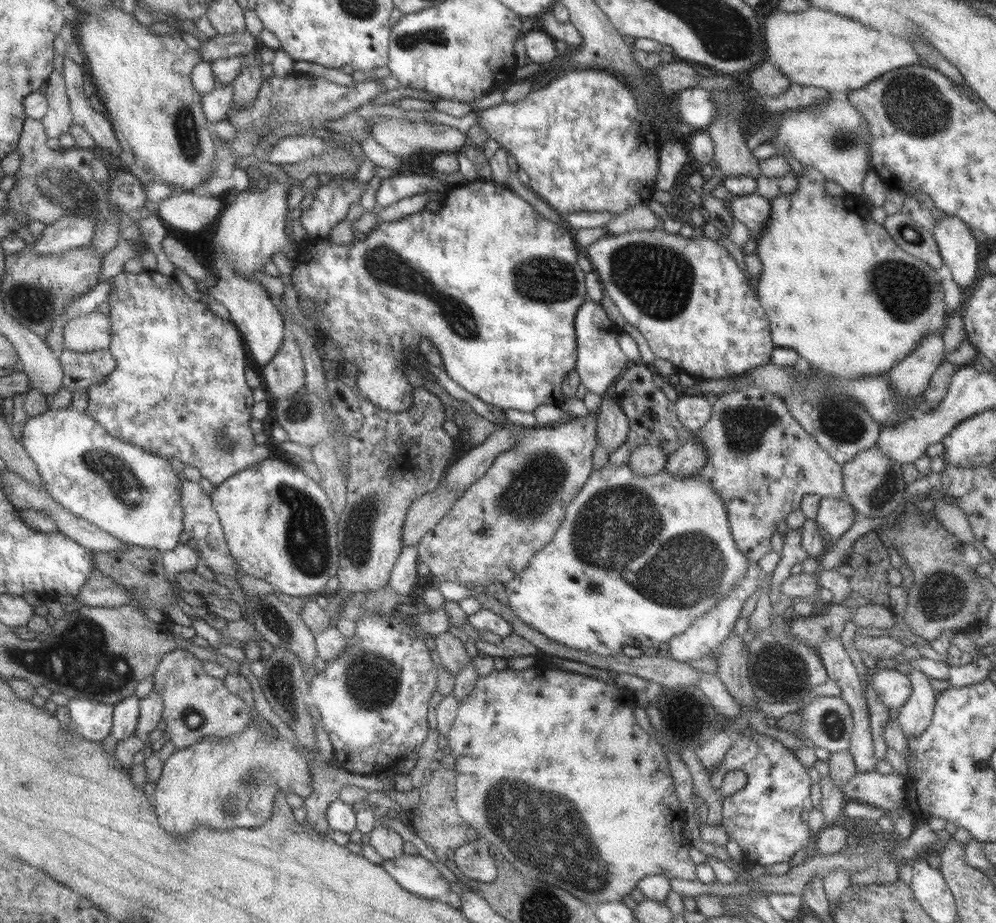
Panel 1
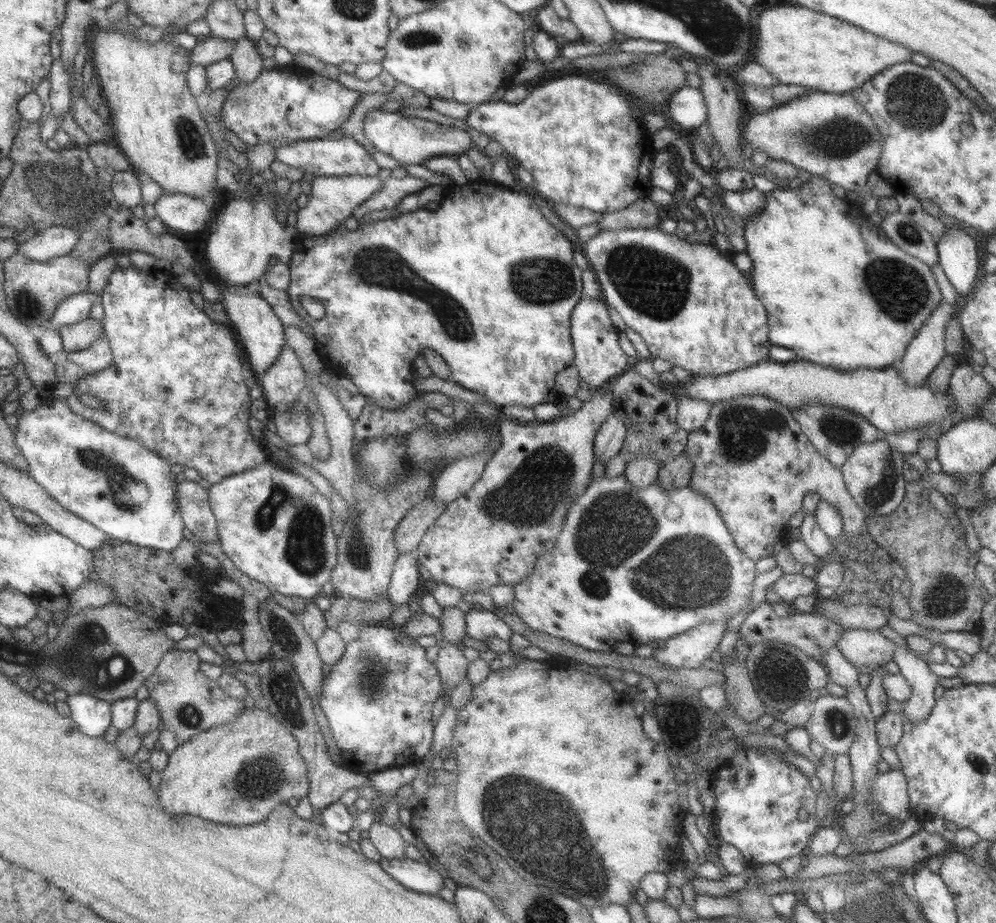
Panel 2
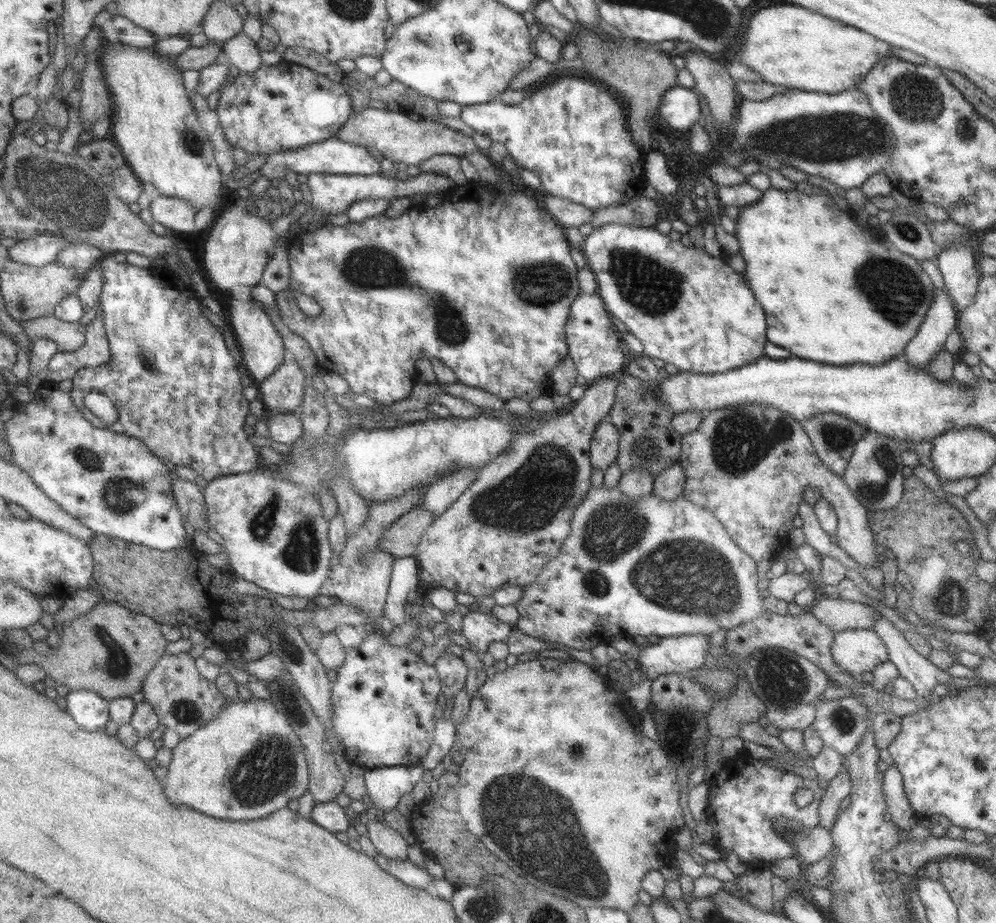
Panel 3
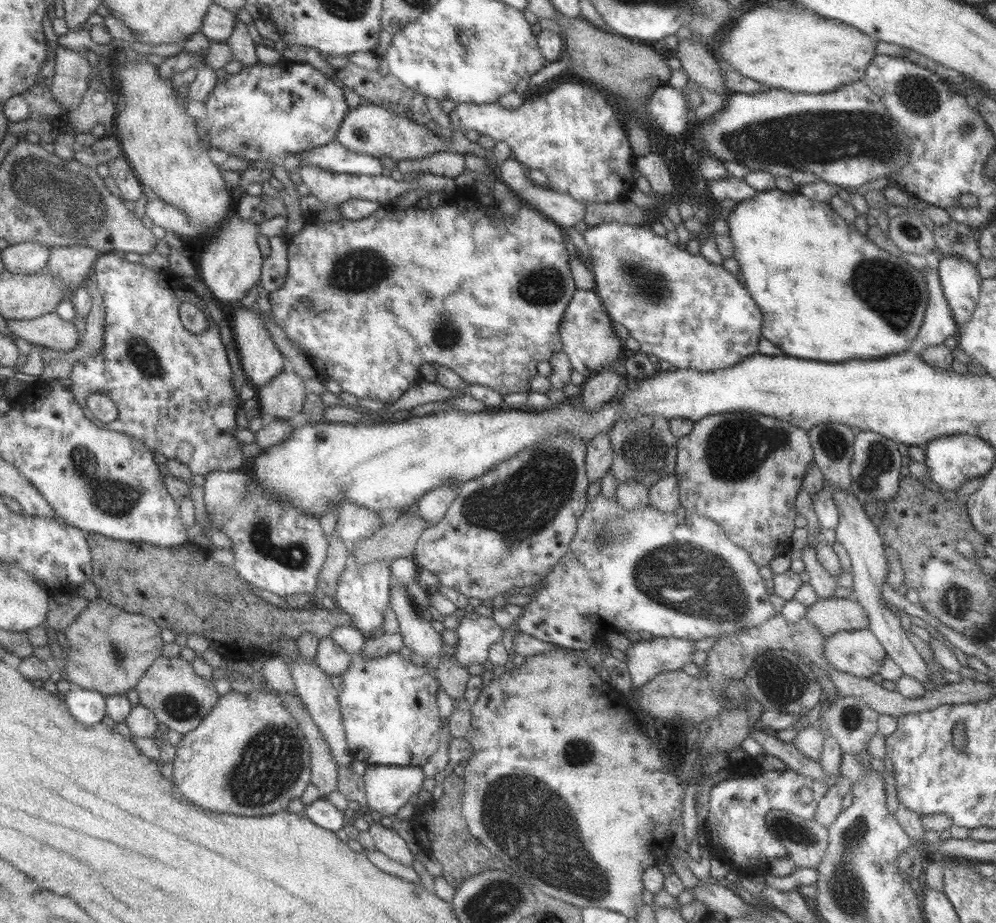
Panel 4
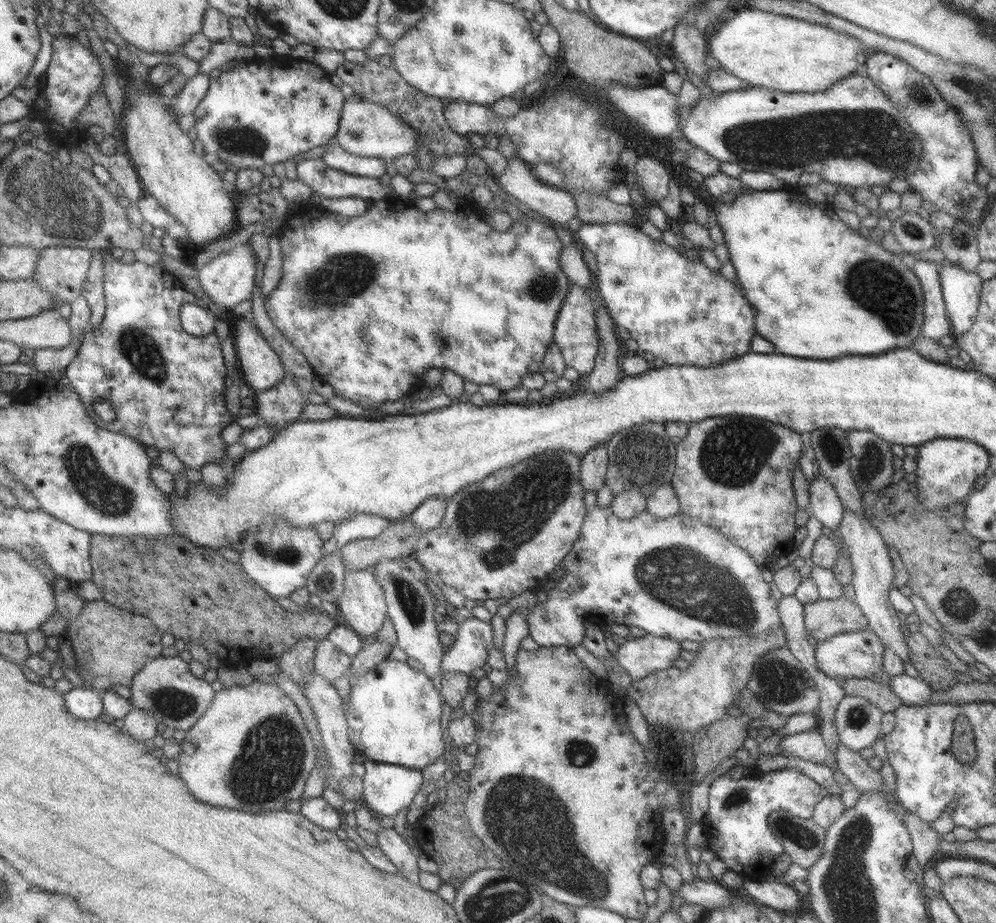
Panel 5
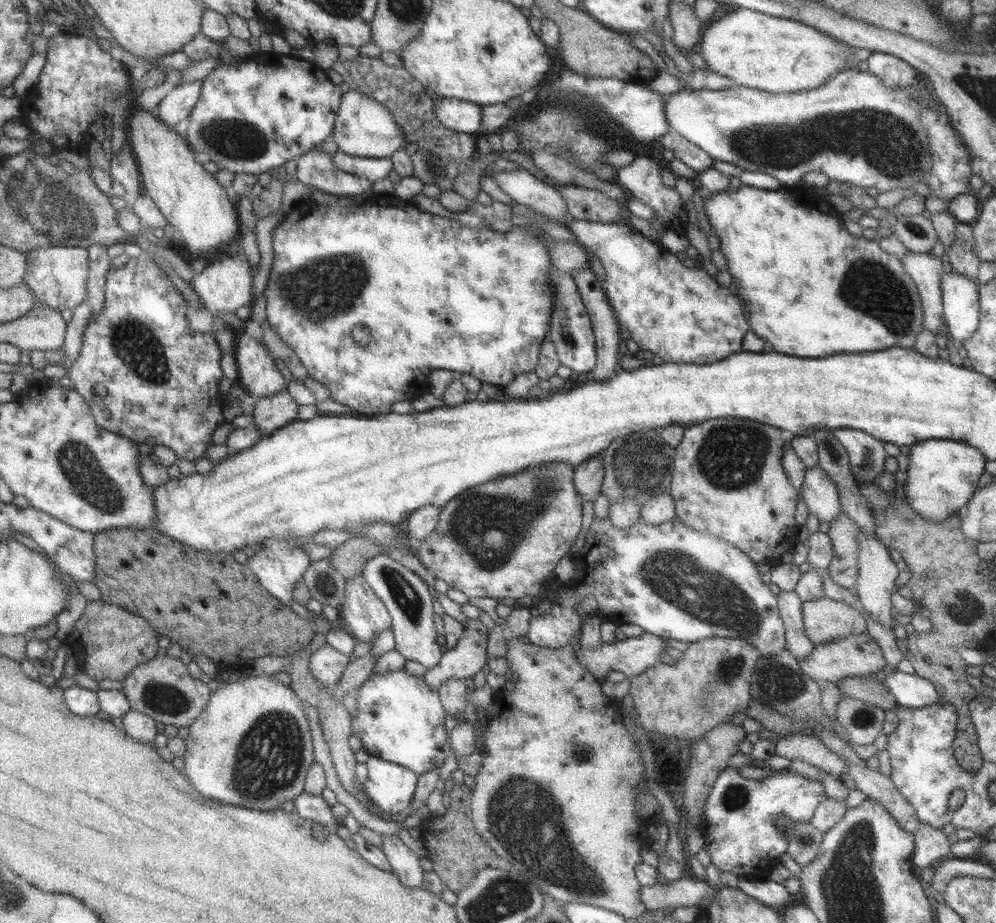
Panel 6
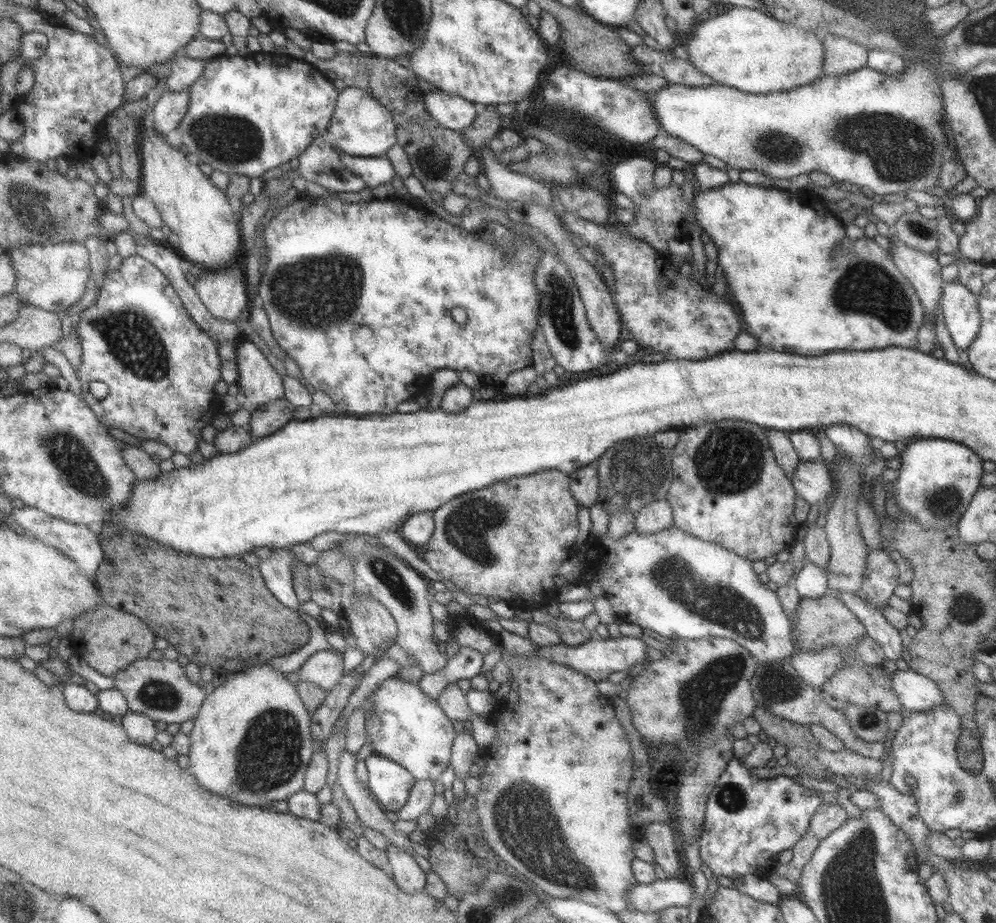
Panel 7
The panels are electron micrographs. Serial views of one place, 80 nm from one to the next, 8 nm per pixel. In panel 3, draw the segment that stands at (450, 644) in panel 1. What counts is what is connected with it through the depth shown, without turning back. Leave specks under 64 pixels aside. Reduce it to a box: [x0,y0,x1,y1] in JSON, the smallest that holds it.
[432,651,468,700]

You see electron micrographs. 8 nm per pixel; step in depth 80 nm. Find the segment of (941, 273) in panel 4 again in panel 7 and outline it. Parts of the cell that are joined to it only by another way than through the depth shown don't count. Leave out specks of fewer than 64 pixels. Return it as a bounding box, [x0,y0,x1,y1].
[940,279,980,351]

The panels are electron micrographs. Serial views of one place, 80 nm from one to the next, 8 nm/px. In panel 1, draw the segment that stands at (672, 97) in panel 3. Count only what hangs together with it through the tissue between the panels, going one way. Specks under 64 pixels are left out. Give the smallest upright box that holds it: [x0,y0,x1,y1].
[676,86,719,130]

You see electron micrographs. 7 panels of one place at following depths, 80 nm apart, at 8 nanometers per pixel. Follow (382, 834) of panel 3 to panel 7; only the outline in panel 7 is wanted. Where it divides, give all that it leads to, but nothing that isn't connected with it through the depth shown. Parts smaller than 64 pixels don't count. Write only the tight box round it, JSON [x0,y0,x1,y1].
[385,843,426,895]

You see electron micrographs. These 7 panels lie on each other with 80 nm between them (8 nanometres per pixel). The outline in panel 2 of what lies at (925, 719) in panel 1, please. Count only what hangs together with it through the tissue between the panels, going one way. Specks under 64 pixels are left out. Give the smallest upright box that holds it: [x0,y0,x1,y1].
[891,644,939,721]

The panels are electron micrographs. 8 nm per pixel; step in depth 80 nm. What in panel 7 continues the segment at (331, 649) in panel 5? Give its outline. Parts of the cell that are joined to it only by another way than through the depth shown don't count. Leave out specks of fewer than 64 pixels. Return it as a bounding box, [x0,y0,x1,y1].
[289,650,342,693]

